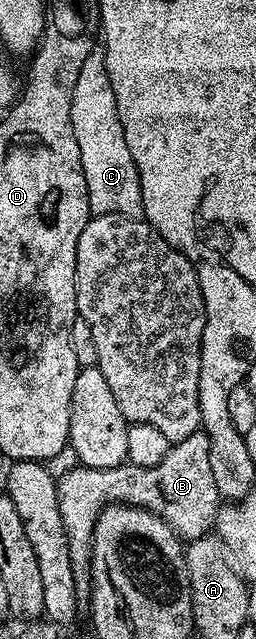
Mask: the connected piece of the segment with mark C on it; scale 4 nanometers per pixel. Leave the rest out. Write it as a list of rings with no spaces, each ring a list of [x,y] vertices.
[[[94,47],[83,67],[79,67],[79,79],[75,79],[71,95],[71,127],[75,131],[75,143],[79,143],[79,159],[87,179],[90,214],[144,218],[139,171],[127,147],[123,123],[119,123],[119,107],[115,107],[115,91],[111,91],[104,48]]]

